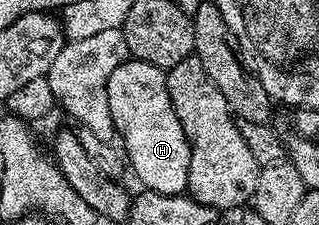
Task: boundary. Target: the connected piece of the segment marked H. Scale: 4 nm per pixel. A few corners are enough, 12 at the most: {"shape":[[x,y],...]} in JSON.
{"shape":[[130,58],[107,95],[132,173],[185,193],[190,145],[165,74]]}

